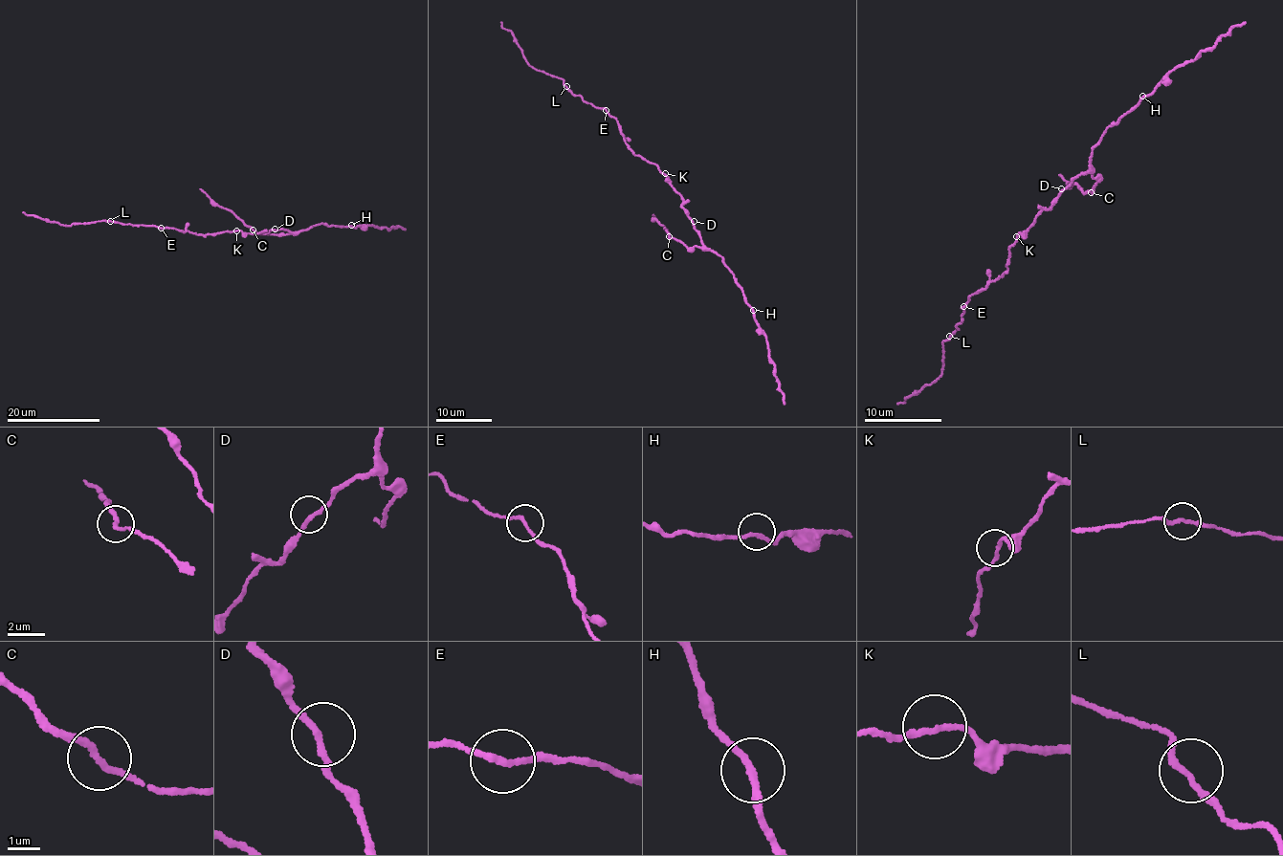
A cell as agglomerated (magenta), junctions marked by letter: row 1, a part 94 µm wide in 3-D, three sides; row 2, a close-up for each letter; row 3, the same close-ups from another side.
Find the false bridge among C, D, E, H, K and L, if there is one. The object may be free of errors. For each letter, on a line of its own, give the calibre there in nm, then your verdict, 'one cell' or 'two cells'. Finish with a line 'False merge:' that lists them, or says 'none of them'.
C: 190 nm thick; one cell
D: 200 nm thick; one cell
E: 180 nm thick; one cell
H: 180 nm thick; one cell
K: 160 nm thick; one cell
L: 180 nm thick; one cell
False merge: none of them

